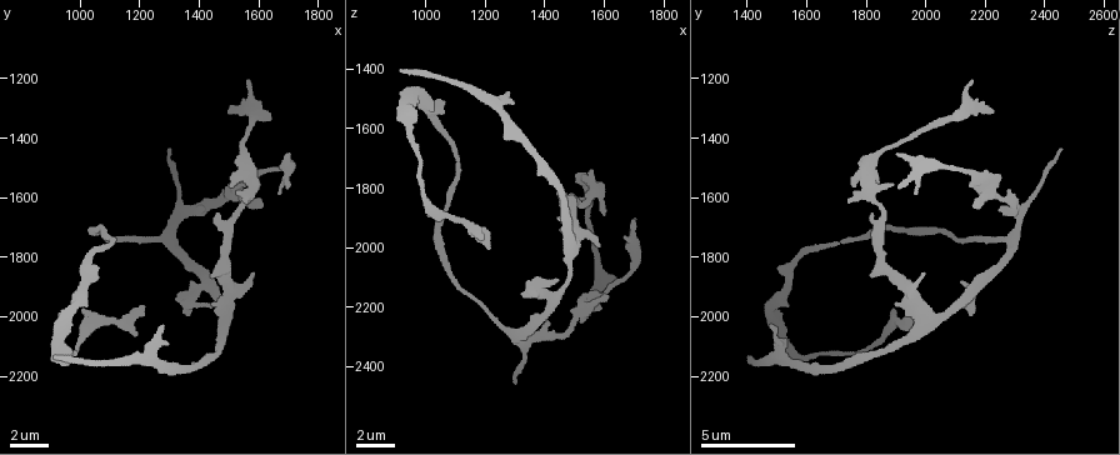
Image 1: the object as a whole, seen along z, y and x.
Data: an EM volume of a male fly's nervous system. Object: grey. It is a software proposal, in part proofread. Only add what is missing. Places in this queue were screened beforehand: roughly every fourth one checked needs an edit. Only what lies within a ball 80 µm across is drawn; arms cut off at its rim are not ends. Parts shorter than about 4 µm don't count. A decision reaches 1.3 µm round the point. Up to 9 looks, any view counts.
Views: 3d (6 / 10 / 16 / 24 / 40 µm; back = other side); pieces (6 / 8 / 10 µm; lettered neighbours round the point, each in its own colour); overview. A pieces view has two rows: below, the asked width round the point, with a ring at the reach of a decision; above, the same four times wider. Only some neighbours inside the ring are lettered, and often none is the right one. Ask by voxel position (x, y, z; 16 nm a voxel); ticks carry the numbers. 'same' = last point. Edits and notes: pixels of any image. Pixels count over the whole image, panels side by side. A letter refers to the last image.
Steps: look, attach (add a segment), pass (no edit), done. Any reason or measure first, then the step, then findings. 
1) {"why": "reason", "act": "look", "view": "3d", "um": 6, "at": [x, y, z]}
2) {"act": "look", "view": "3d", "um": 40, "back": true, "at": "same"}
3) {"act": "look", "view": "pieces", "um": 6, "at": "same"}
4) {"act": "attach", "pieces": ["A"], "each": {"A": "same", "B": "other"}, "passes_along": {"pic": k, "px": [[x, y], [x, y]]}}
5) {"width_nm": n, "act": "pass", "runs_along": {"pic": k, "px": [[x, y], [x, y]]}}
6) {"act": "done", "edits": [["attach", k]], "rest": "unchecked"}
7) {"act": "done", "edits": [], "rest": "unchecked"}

{"why": "an open end", "act": "look", "view": "pieces", "um": 6, "at": [1210, 1970, 1990]}

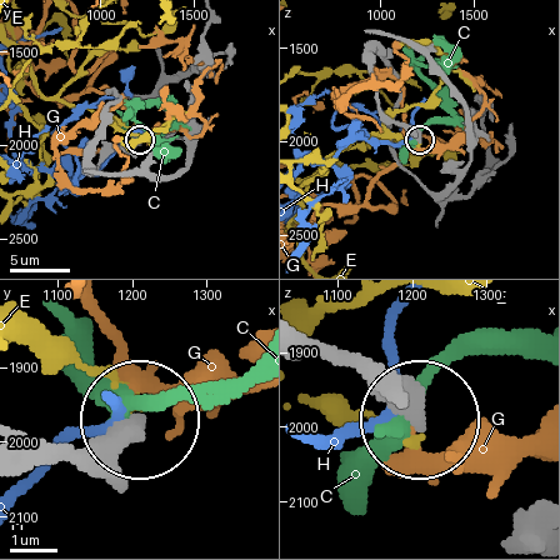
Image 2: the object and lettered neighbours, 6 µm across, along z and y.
{"width_nm": 400, "act": "pass", "each": {"C": "other", "E": "other", "G": "other", "H": "other"}, "runs_along": {"pic": 2, "px": [[301, 331], [373, 368], [416, 411]]}, "found": "no lettered segment goes on from it"}

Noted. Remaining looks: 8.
{"why": "an open end", "act": "look", "view": "pieces", "um": 10, "at": [1510, 1310, 2210]}

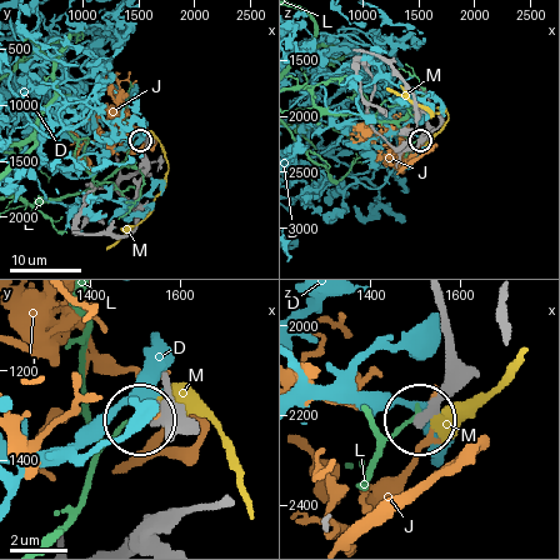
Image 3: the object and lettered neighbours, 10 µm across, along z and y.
{"act": "pass", "each": {"D": "other", "J": "other", "L": "other", "M": "other"}, "found": "no lettered segment goes on from it"}

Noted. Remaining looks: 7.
{"why": "branch stops here", "act": "look", "view": "pieces", "um": 10, "at": [1260, 2030, 1490]}

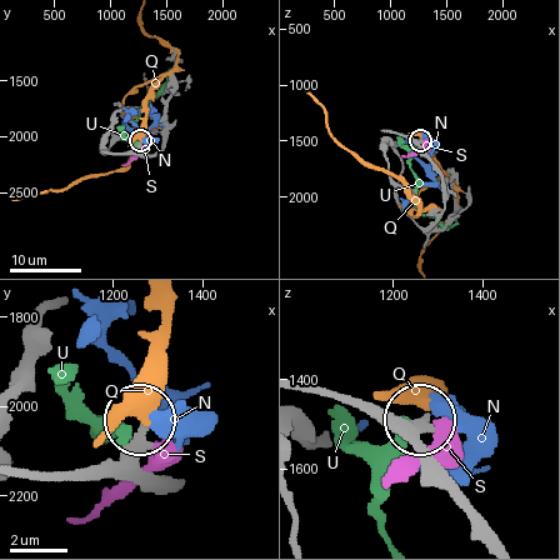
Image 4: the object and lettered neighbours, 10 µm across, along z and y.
{"width_nm": 200, "act": "pass", "each": {"N": "other", "Q": "other", "S": "other", "U": "other"}, "runs_along": {"pic": 4, "px": [[494, 534], [421, 443], [420, 421]]}, "found": "no lettered segment goes on from it"}

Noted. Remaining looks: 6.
{"why": "tapers out", "act": "look", "view": "pieces", "um": 6, "at": [920, 2130, 1400]}

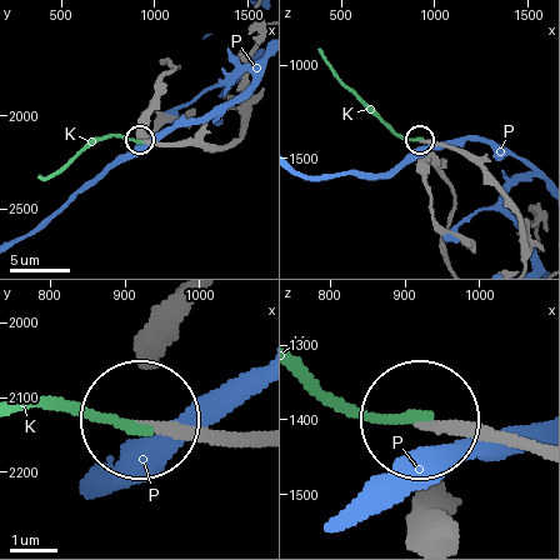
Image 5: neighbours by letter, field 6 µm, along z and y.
{"act": "pass", "each": {"K": "other", "P": "other"}, "runs_along": {"pic": 5, "px": [[250, 436], [146, 424]]}, "found": "none of them fits"}

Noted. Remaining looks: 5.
{"why": "free end", "act": "look", "view": "3d", "um": 6, "at": [1300, 1440, 2450]}

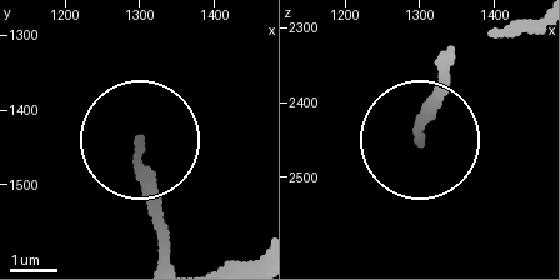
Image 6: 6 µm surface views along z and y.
{"why": "what lies round it", "act": "look", "view": "pieces", "um": 8, "at": [1300, 1445, 2450]}

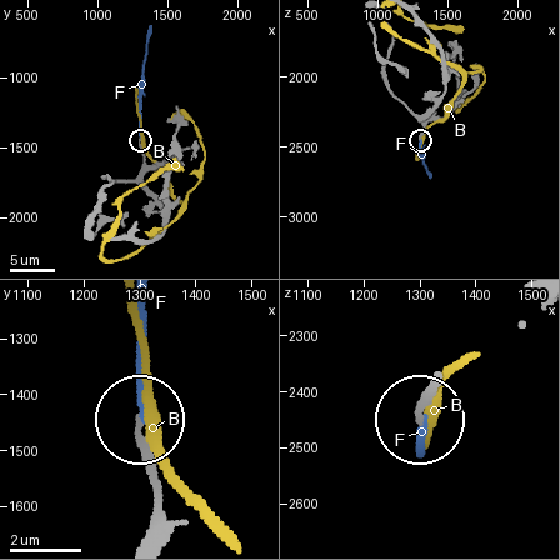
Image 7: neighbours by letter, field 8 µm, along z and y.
{"act": "attach", "pieces": ["F"], "each": {"B": "other", "F": "same"}, "passes_along": {"pic": 7, "px": [[143, 164], [140, 90], [151, 26]]}, "found": "the cell continues"}

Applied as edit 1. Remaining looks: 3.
{"act": "done", "edits": [["attach", 7]], "rest": "unchecked"}

